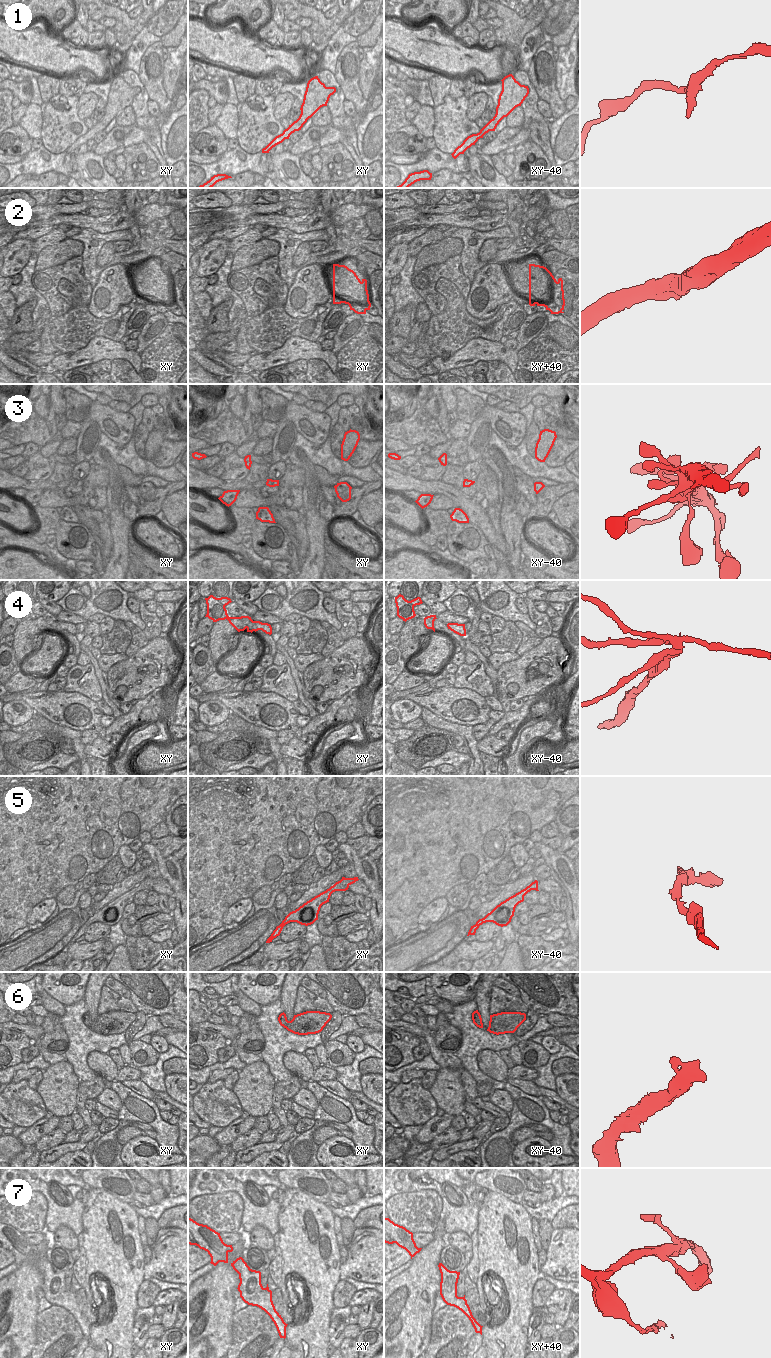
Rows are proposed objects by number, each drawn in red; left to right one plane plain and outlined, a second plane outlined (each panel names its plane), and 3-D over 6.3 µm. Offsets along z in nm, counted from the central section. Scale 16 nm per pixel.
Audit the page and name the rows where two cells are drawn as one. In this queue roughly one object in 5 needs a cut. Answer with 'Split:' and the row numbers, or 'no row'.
Split: 4

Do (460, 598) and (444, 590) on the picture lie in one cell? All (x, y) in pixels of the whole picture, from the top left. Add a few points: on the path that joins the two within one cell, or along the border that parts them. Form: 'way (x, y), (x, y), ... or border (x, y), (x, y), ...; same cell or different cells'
border (456, 590), (443, 602); different cells

